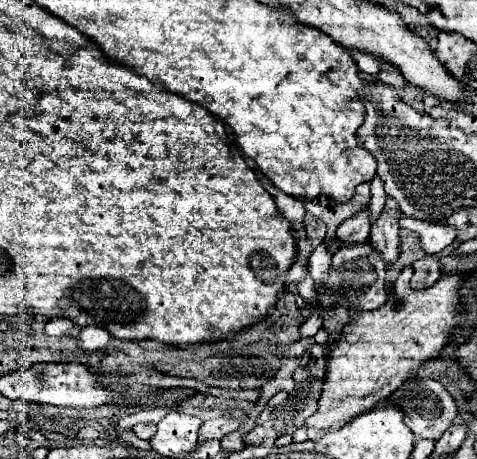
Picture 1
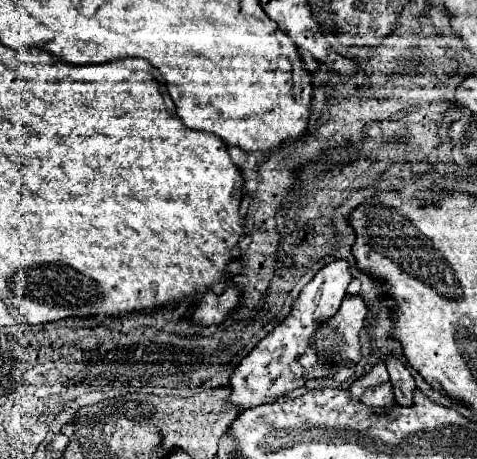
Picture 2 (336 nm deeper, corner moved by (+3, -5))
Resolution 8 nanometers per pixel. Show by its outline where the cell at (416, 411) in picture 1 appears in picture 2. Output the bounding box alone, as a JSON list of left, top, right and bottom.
[361,383,395,407]

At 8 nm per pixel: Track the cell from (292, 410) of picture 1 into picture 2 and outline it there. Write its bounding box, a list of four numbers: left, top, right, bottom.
[313,295,367,359]

